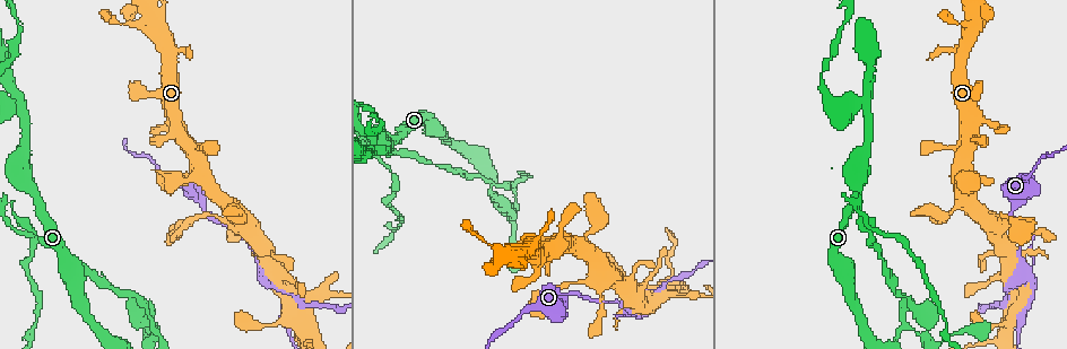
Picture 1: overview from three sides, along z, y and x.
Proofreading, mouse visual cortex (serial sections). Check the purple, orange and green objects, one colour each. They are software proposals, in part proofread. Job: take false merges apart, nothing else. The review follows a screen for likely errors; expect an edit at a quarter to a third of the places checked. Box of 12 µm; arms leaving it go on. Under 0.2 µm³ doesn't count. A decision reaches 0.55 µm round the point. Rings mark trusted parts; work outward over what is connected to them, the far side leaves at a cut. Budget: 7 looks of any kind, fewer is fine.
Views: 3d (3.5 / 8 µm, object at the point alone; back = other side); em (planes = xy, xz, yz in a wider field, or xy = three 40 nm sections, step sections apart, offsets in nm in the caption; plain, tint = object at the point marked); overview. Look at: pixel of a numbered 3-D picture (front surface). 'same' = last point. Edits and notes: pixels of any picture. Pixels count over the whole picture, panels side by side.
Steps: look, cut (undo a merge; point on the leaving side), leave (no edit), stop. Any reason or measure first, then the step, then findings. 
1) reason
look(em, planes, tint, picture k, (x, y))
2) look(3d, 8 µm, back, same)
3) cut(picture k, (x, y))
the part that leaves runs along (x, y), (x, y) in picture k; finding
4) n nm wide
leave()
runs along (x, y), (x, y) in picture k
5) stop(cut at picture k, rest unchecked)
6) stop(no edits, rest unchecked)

thick turns thin
look(3d, 3.5 µm, picture 1, (568, 293))

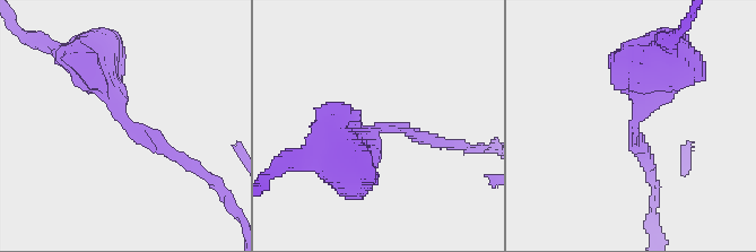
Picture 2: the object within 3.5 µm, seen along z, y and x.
arms of 200, 500 nm; shape alone is not enough
look(em, xy, step 3, tint, picture 2, (636, 120))

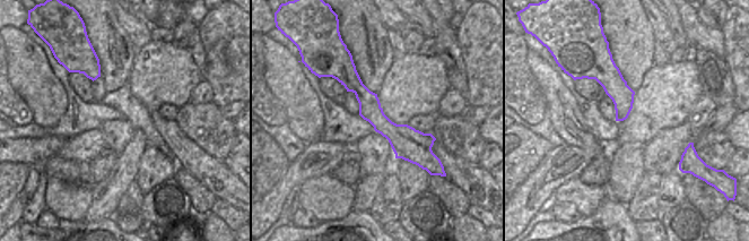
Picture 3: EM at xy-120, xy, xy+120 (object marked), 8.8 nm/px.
220 nm wide
leave()
runs along (83, 61), (123, 120), (187, 162) in picture 2; one cell here

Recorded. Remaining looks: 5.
two arms in line, one across
look(3d, 3.5 µm, picture 1, (620, 303))

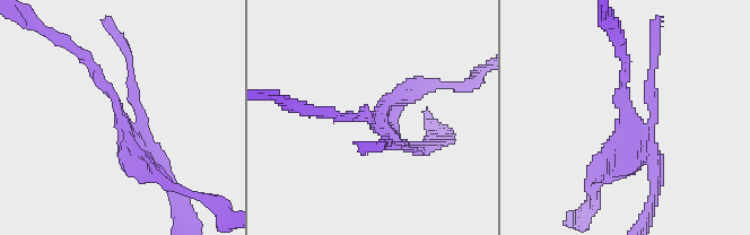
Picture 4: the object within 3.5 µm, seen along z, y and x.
look(em, xy, step 5, tint, picture 4, (380, 123))

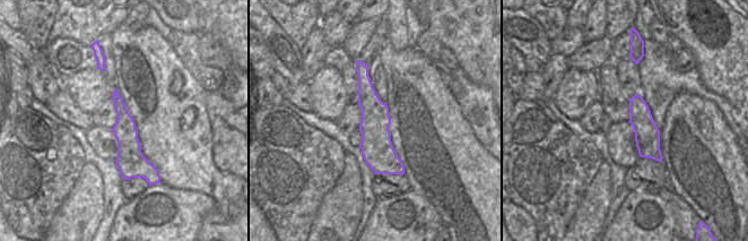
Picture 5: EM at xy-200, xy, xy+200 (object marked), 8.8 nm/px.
cut(picture 4, (648, 210))
the part that leaves runs along (657, 175), (639, 227) in picture 4; two cells meet here

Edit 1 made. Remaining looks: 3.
thick turns thin
look(3d, 3.5 µm, picture 1, (17, 102))

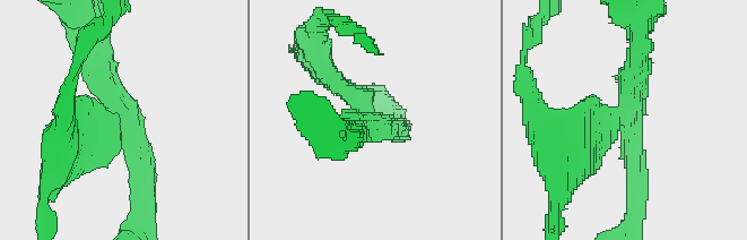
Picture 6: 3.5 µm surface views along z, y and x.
look(em, xy, step 2, tint, picture 6, (624, 122))

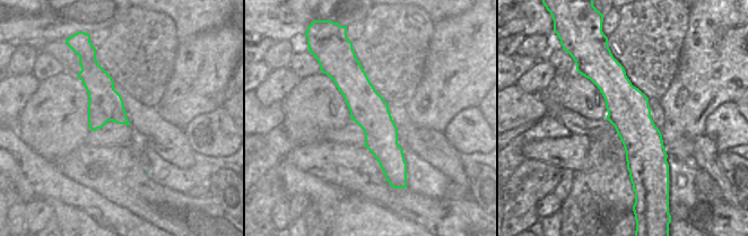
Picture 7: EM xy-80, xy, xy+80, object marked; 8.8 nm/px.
cut(picture 6, (110, 150))
the part that leaves runs along (112, 120), (60, 134), (63, 113) in picture 6; a second cell is stuck on

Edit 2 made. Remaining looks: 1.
stop(cut at picture 4, cut at picture 6, rest unchecked)

